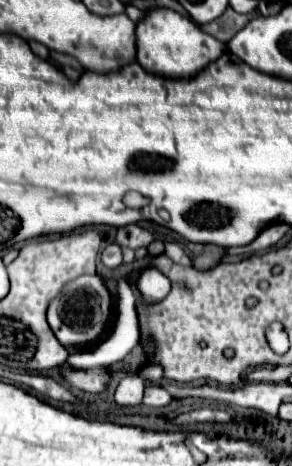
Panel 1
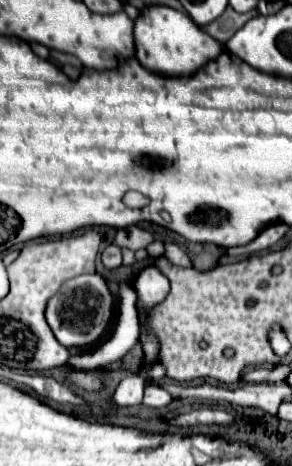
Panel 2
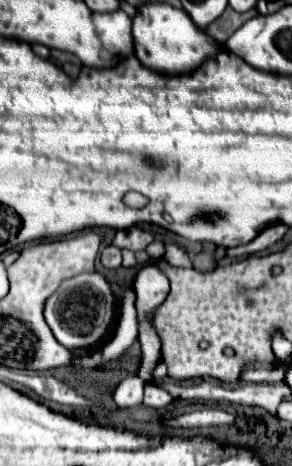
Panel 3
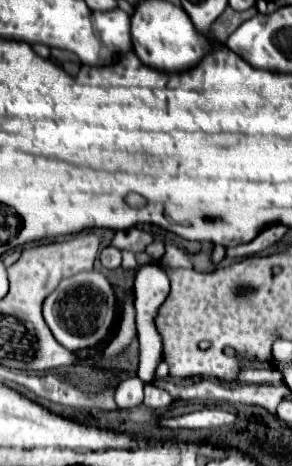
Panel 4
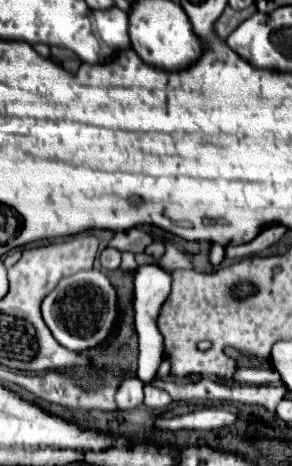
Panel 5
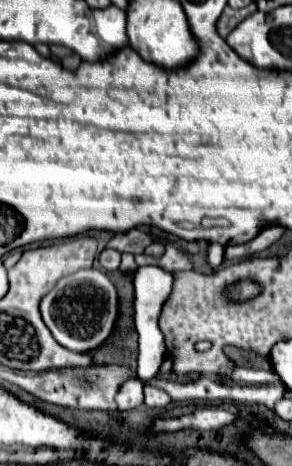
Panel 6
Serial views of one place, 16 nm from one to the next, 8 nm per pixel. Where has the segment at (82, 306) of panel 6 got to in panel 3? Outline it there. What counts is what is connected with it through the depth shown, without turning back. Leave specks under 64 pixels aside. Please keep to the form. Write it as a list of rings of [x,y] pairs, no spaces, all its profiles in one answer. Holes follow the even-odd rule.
[[[82,272],[64,280],[44,304],[44,318],[54,338],[68,350],[80,350],[100,342],[114,320],[114,292],[100,272]]]

